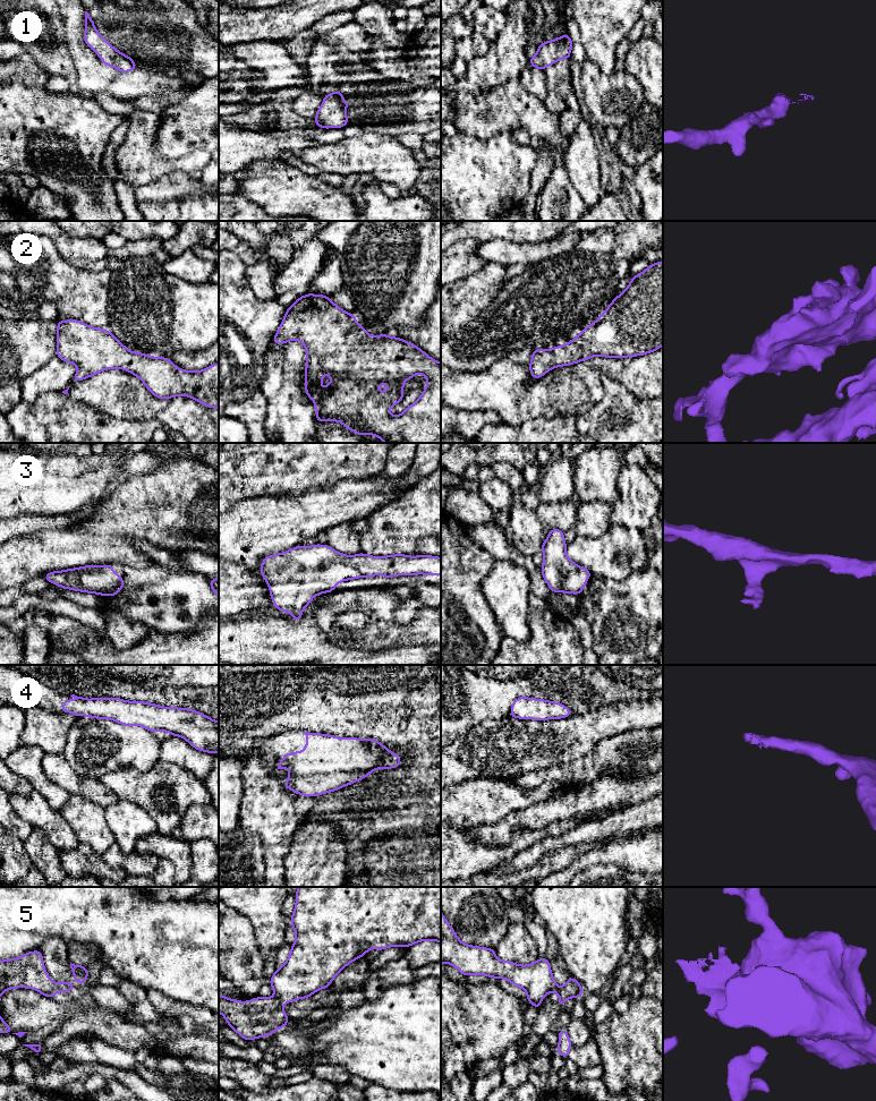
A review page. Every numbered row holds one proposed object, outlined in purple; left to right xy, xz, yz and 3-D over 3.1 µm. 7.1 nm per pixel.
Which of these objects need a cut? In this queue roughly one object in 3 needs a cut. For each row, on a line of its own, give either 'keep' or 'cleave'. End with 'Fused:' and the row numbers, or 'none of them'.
1: keep
2: keep
3: keep
4: keep
5: cleave
Fused: 5

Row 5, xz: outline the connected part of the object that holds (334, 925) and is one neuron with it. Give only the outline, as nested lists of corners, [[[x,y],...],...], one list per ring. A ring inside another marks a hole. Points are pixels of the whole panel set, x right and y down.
[[[298,887],[295,894],[296,905],[291,915],[291,927],[296,932],[295,944],[291,946],[287,961],[280,968],[275,970],[269,982],[275,992],[275,998],[278,998],[282,1005],[297,999],[309,998],[316,991],[330,987],[338,973],[351,962],[365,956],[372,948],[379,950],[393,946],[407,948],[425,940],[441,942],[441,887]]]

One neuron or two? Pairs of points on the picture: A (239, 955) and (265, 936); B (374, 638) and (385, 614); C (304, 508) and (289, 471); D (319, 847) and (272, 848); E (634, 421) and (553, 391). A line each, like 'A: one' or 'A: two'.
A: two
B: one
C: two
D: two
E: two

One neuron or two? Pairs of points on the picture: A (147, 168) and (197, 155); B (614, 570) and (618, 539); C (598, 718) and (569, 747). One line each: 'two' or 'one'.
A: one
B: one
C: one

